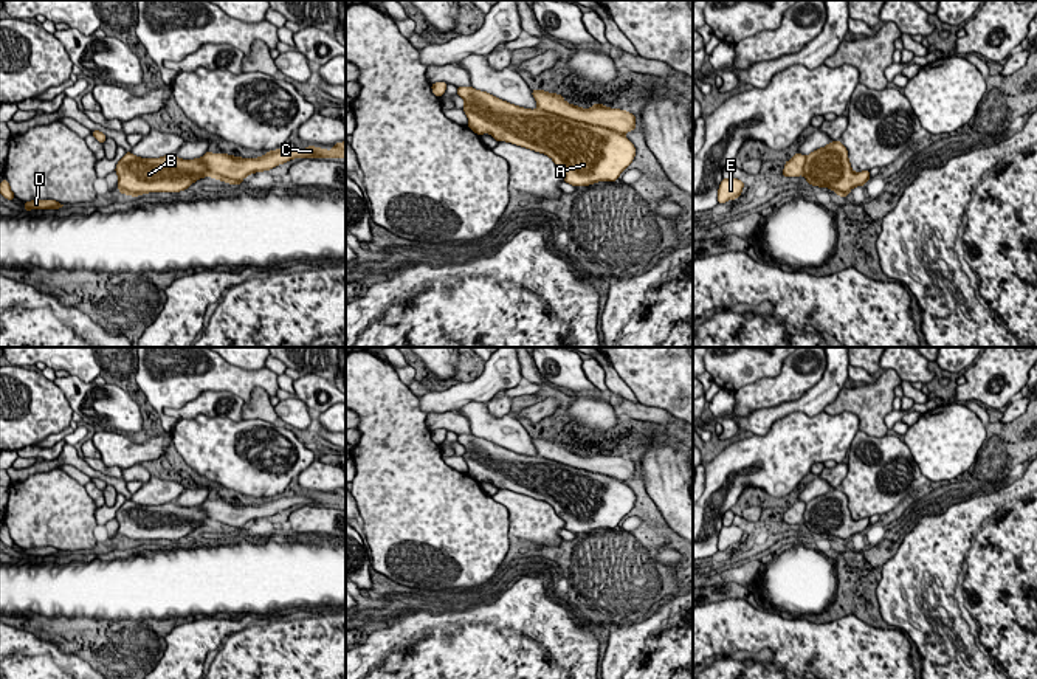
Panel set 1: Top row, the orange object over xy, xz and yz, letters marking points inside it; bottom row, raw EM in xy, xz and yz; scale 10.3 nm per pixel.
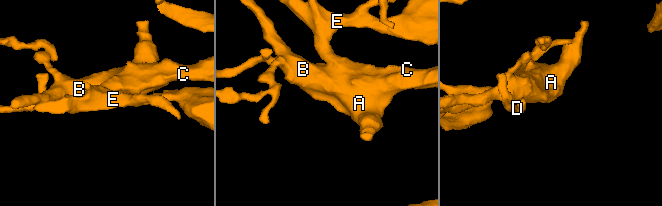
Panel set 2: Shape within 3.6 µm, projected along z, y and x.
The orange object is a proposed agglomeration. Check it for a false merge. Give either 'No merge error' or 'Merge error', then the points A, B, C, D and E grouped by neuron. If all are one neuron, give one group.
No merge error. Groups: A B C D E

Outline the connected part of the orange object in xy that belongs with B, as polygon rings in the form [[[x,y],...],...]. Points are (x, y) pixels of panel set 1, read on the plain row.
[[[346,488],[333,491],[332,498],[313,493],[307,496],[277,496],[259,505],[211,499],[195,507],[181,507],[175,502],[140,505],[126,499],[115,519],[118,521],[119,539],[138,544],[147,539],[180,539],[203,524],[240,532],[250,521],[273,516],[293,505],[346,505]]]

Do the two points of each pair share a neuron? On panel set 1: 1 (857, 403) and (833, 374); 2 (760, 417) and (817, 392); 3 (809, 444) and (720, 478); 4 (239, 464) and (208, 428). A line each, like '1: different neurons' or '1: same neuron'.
1: different neurons
2: same neuron
3: same neuron
4: same neuron

